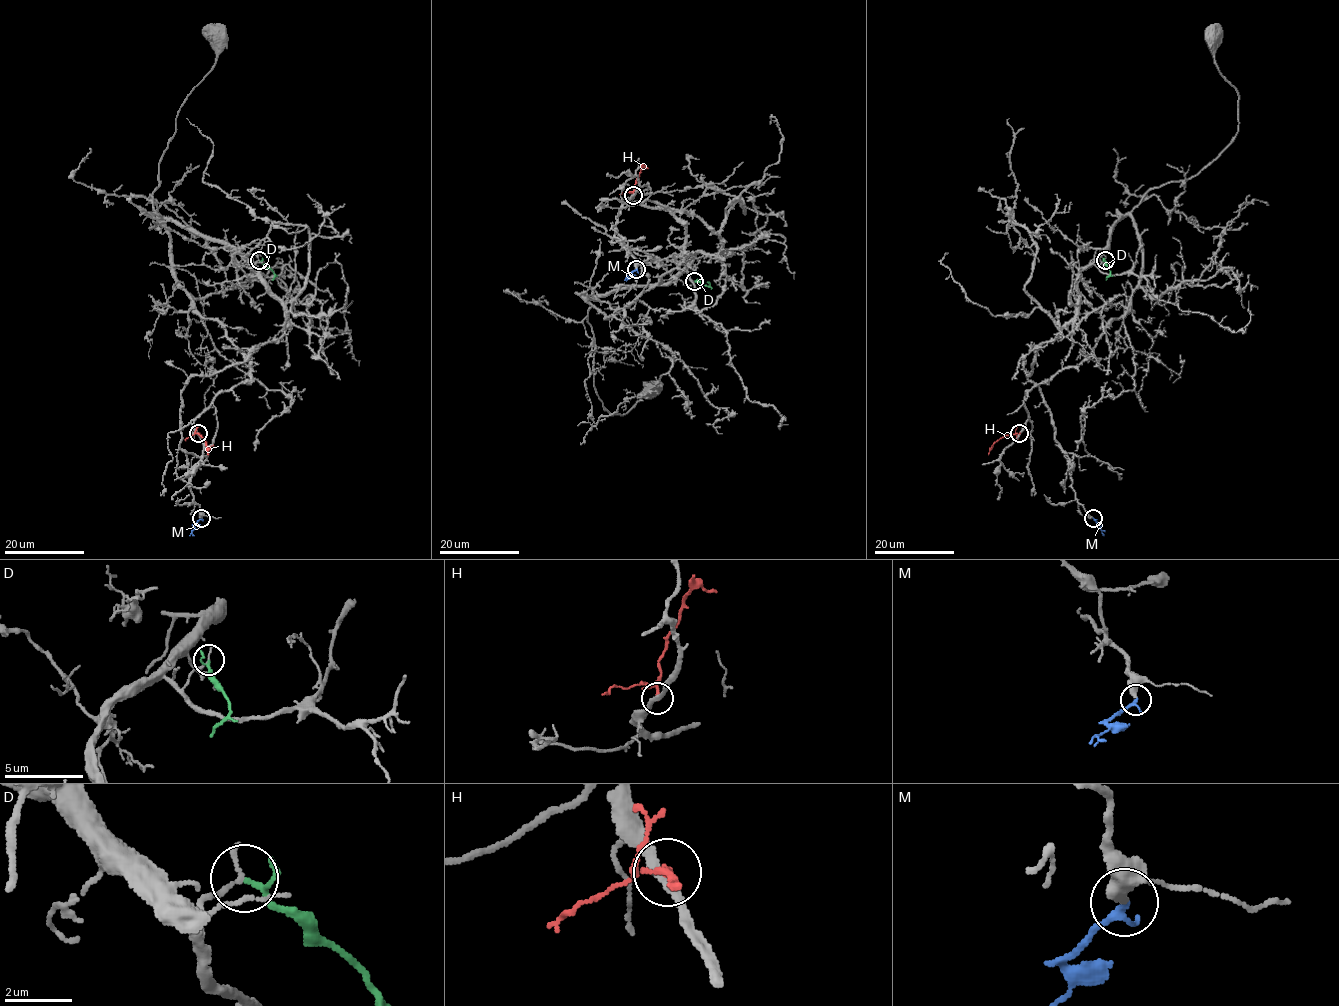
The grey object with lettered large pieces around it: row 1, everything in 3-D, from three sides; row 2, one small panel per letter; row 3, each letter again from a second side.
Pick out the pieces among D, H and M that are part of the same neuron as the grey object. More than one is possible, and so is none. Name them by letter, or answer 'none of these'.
M

